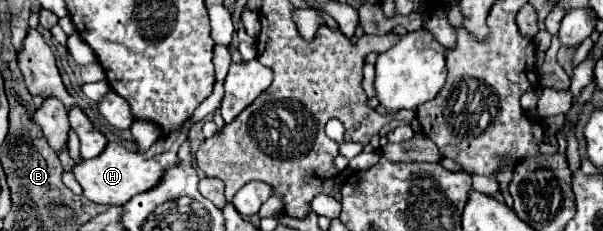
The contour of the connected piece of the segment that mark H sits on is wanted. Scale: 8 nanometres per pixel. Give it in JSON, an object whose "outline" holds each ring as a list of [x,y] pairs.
{"outline":[[[215,46],[213,64],[217,68],[217,84],[215,84],[215,90],[213,94],[203,100],[197,110],[193,112],[193,116],[175,132],[163,136],[161,140],[157,140],[149,150],[145,152],[133,152],[133,150],[127,150],[123,148],[121,144],[107,144],[107,148],[103,150],[101,156],[93,158],[93,160],[83,160],[81,164],[77,164],[73,168],[73,174],[77,178],[77,182],[83,186],[83,194],[95,202],[95,204],[109,204],[109,206],[123,206],[125,202],[129,202],[135,194],[141,194],[141,192],[147,192],[151,188],[155,188],[159,182],[161,182],[161,176],[167,168],[173,168],[177,166],[181,160],[177,156],[179,152],[179,146],[187,140],[187,132],[193,124],[205,120],[211,112],[215,112],[219,108],[219,102],[223,100],[223,81],[225,80],[225,74],[229,71],[229,66],[231,66],[232,57],[227,50],[227,46]]]}

